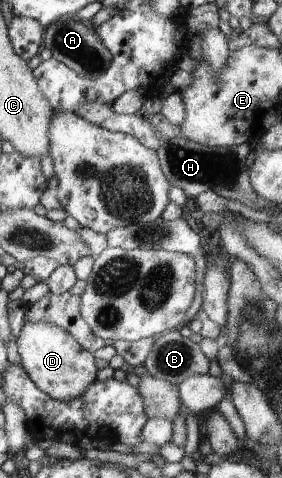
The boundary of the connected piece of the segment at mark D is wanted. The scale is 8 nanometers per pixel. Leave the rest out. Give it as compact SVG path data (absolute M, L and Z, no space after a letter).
M24 321L16 343L20 366L32 382L52 398L67 401L79 397L96 381L98 367L94 354L84 350L69 332L55 324Z

